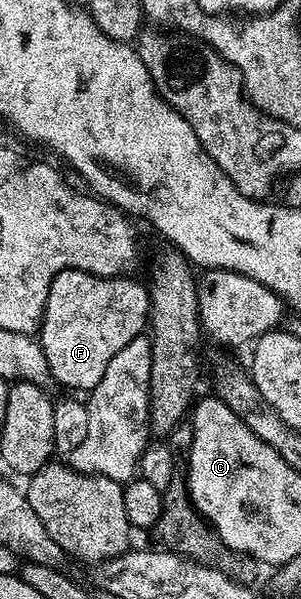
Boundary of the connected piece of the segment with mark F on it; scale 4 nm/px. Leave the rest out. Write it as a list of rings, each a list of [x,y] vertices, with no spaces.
[[[65,269],[56,275],[52,287],[48,289],[48,303],[42,316],[40,342],[47,367],[51,369],[55,382],[70,389],[92,391],[104,379],[112,355],[123,349],[132,339],[143,336],[150,316],[150,291],[145,284],[129,281],[129,276],[97,277],[95,273],[85,273],[79,269]]]

